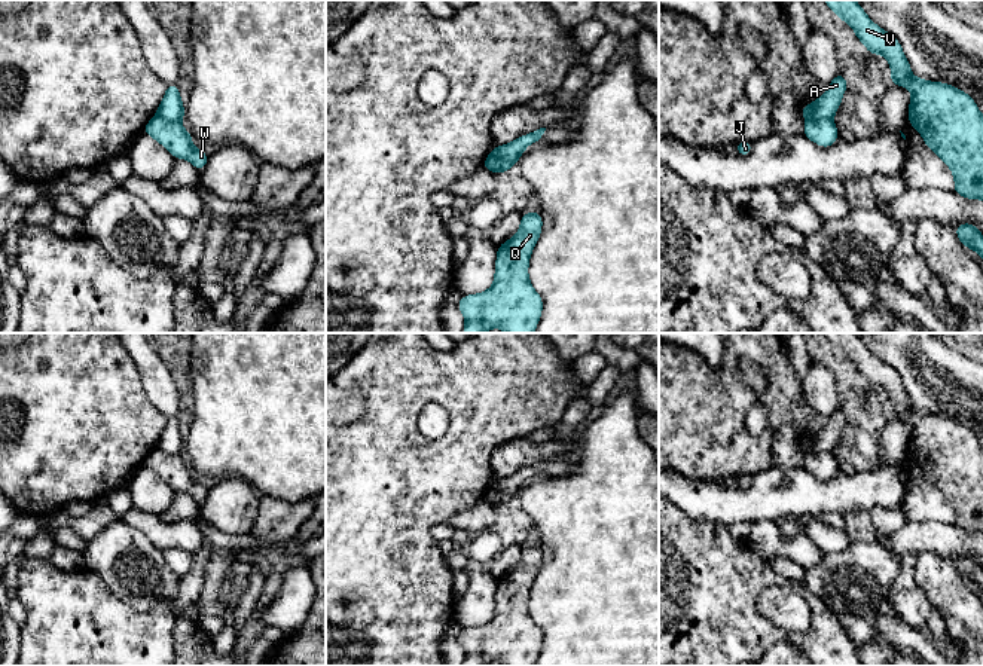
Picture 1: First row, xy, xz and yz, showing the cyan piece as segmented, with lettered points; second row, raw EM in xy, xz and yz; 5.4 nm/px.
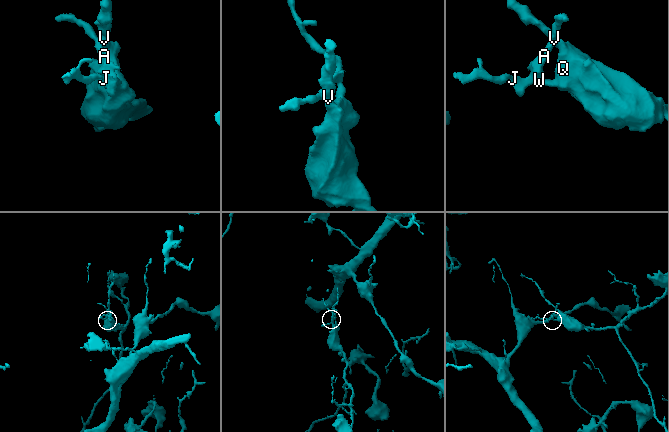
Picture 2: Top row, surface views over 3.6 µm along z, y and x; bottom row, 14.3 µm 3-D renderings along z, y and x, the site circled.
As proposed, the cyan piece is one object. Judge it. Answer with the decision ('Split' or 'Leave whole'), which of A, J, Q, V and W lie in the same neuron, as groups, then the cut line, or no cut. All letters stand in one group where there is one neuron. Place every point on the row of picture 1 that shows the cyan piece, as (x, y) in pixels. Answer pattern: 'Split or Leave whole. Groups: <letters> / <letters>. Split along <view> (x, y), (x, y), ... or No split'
Split. Groups: A / J Q V W. Split along yz (832, 118), (812, 118), (806, 121)

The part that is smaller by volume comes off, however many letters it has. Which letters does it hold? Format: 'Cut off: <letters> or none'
Cut off: J, Q, V, W

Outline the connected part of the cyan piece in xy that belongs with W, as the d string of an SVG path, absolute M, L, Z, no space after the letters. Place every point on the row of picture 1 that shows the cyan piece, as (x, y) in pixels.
M155 114L143 132L162 144L174 158L189 161L198 171L207 165L208 155L193 146L190 131L180 122L170 122Z

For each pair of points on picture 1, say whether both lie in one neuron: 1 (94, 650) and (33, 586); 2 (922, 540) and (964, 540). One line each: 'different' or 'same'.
1: same
2: same

